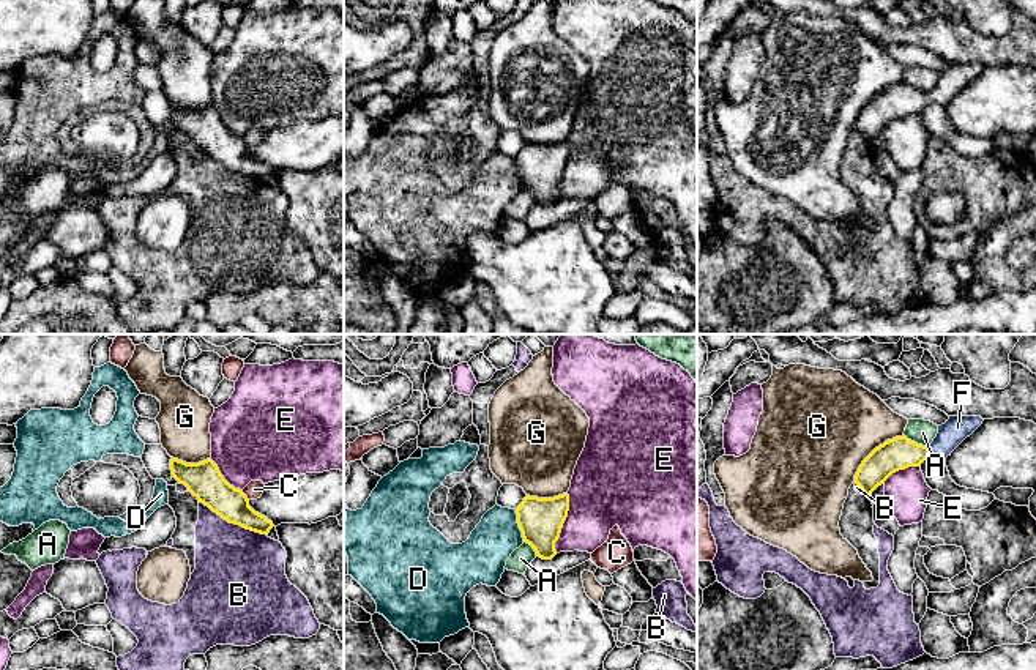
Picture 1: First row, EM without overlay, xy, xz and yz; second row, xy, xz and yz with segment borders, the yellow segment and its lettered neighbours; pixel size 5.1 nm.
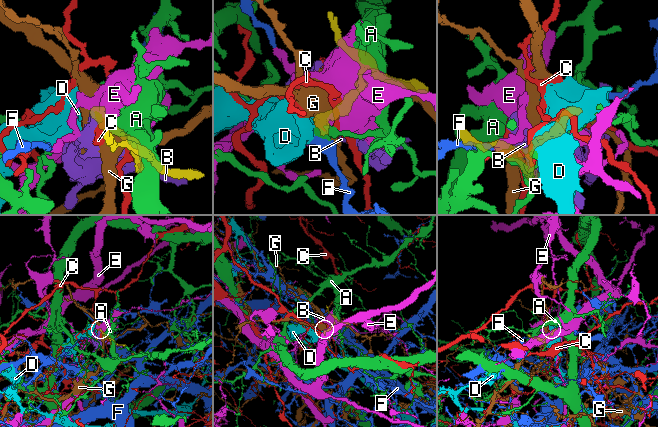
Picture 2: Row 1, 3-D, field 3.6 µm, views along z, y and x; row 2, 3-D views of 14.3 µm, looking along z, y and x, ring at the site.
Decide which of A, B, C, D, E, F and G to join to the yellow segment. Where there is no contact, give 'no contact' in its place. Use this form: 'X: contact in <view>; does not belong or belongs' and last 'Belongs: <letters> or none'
A: contact in yz; does not belong
B: contact in xy; does not belong
C: contact in xy; does not belong
D: contact in xz; does not belong
E: contact in xz; does not belong
F: contact in yz; belongs
G: contact in yz; does not belong
Belongs: F

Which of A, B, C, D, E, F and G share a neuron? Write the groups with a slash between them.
A / B / C / D / E / F / G

